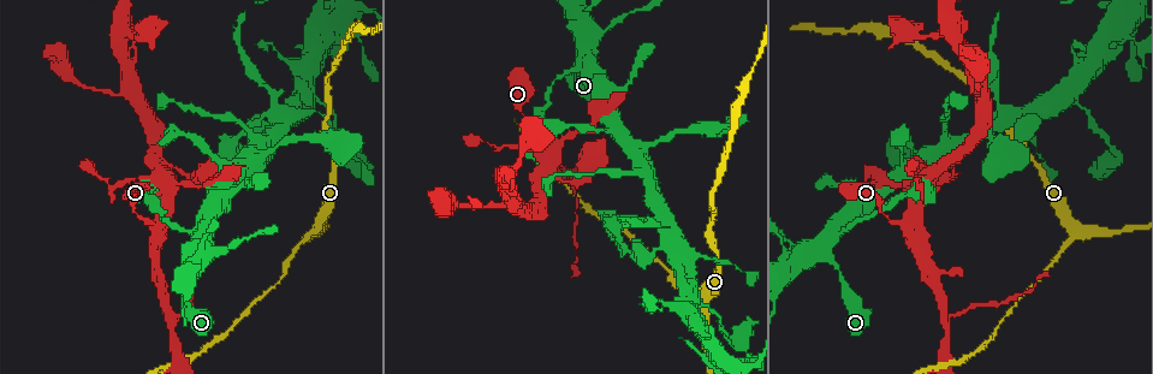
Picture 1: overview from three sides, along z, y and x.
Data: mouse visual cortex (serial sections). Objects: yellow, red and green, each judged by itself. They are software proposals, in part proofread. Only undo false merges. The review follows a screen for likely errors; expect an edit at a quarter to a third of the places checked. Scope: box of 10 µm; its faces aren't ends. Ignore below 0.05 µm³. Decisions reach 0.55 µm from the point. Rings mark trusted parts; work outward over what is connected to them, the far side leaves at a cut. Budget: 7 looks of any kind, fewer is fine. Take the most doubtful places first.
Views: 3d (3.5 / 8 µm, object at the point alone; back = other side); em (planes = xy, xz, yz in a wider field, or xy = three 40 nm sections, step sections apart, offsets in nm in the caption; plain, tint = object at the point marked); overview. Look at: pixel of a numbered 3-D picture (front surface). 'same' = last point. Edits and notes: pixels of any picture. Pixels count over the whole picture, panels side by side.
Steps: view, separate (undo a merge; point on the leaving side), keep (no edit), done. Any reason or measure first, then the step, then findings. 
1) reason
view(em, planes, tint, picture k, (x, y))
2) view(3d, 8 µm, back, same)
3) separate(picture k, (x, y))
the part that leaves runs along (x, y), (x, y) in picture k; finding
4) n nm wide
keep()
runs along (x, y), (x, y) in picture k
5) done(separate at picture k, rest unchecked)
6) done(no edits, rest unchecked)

calibre changes
view(3d, 3.5 µm, picture 1, (155, 224))

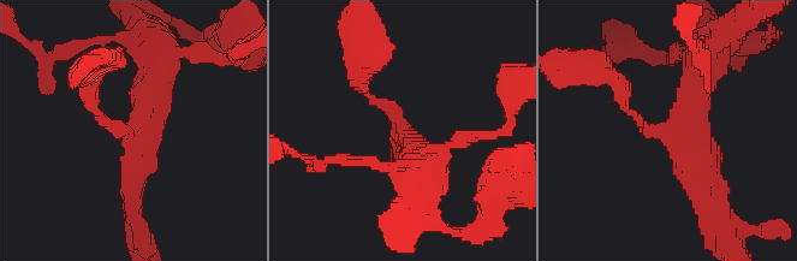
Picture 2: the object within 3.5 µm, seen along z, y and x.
need the tissue
view(em, xy, step 2, tint, picture 2, (667, 132))

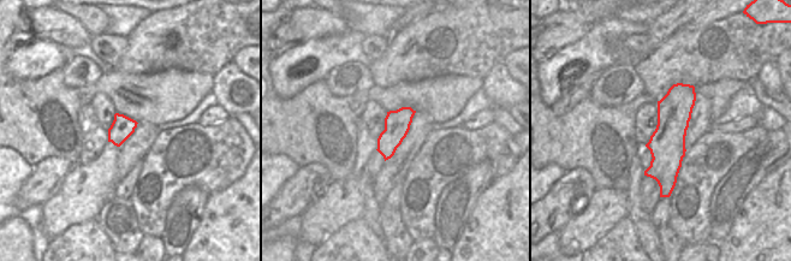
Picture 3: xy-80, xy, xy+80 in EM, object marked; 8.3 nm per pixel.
3 arms
keep()
runs along (356, 83), (430, 160) in picture 2; all the same cell

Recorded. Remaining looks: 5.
view(3d, 3.5 µm, picture 1, (169, 312))

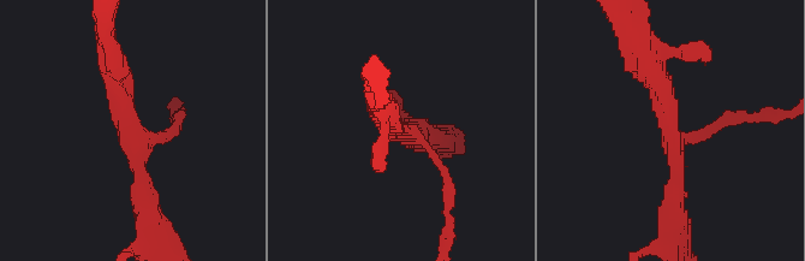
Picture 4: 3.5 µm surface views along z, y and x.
3 arms; arms of 150, 300, 300 nm; need the tissue
view(em, xy, step 1, tint, picture 4, (135, 138))

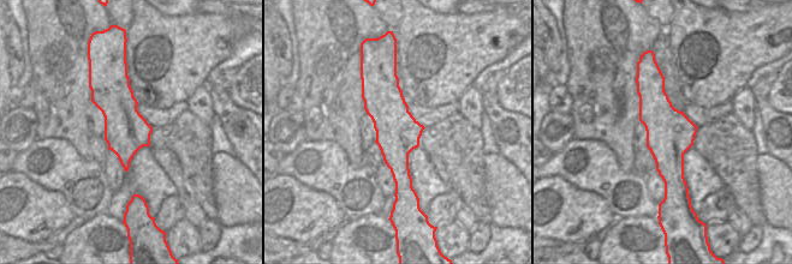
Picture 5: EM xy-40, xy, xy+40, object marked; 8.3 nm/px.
another direction
view(em, xy, step 5, tint, same)

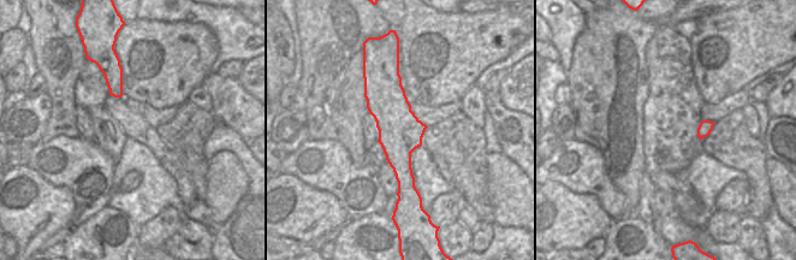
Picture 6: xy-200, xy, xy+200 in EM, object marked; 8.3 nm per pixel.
separate(picture 4, (723, 123))
the part that leaves runs along (692, 136), (720, 122), (767, 111), (785, 114) in picture 4; a second cell is stuck on

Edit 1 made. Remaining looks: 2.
redraw
view(overview)

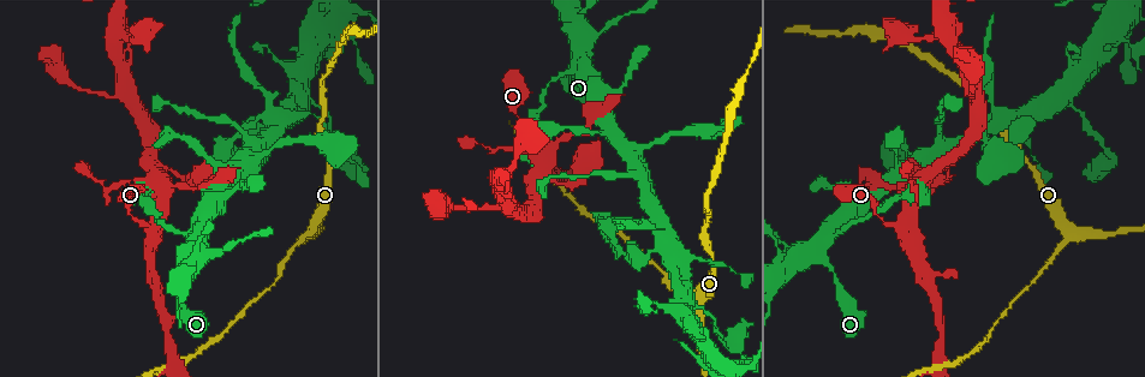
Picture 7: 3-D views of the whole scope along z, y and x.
calibre changes
view(3d, 3.5 µm, back, picture 7, (118, 31))

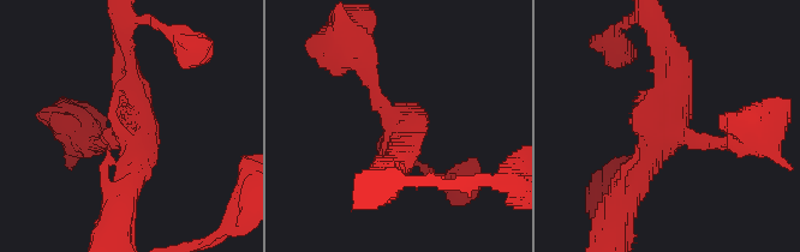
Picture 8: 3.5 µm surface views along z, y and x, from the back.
keep()
runs along (626, 196), (669, 128), (730, 144) in picture 8; one cell here

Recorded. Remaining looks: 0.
done(separate at picture 4, rest unchecked)

